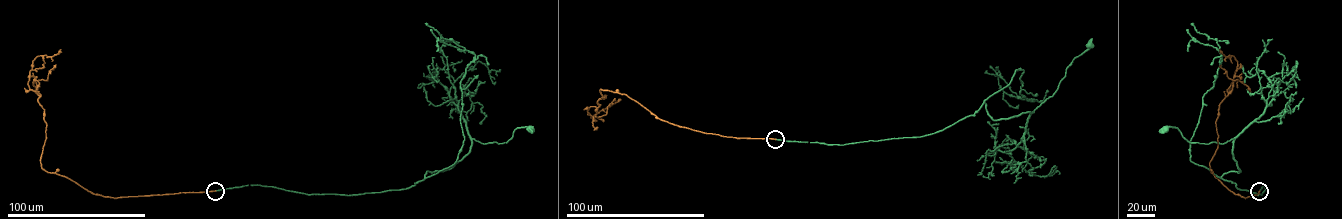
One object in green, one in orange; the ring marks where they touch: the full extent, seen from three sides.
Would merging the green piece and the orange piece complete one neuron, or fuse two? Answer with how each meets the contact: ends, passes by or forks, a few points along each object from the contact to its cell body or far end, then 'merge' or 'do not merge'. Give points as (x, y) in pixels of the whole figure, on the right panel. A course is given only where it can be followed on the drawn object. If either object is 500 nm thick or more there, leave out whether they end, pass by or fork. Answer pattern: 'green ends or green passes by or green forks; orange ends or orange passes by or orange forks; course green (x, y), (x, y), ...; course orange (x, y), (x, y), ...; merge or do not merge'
green ends; orange ends; course green (1259, 190), (1265, 186), (1258, 195), (1221, 178), (1240, 171), (1234, 138), (1190, 142), (1177, 128), (1166, 129); course orange (1259, 190), (1242, 197), (1211, 172), (1209, 162), (1217, 148), (1219, 105), (1228, 94), (1237, 61), (1219, 49); merge

